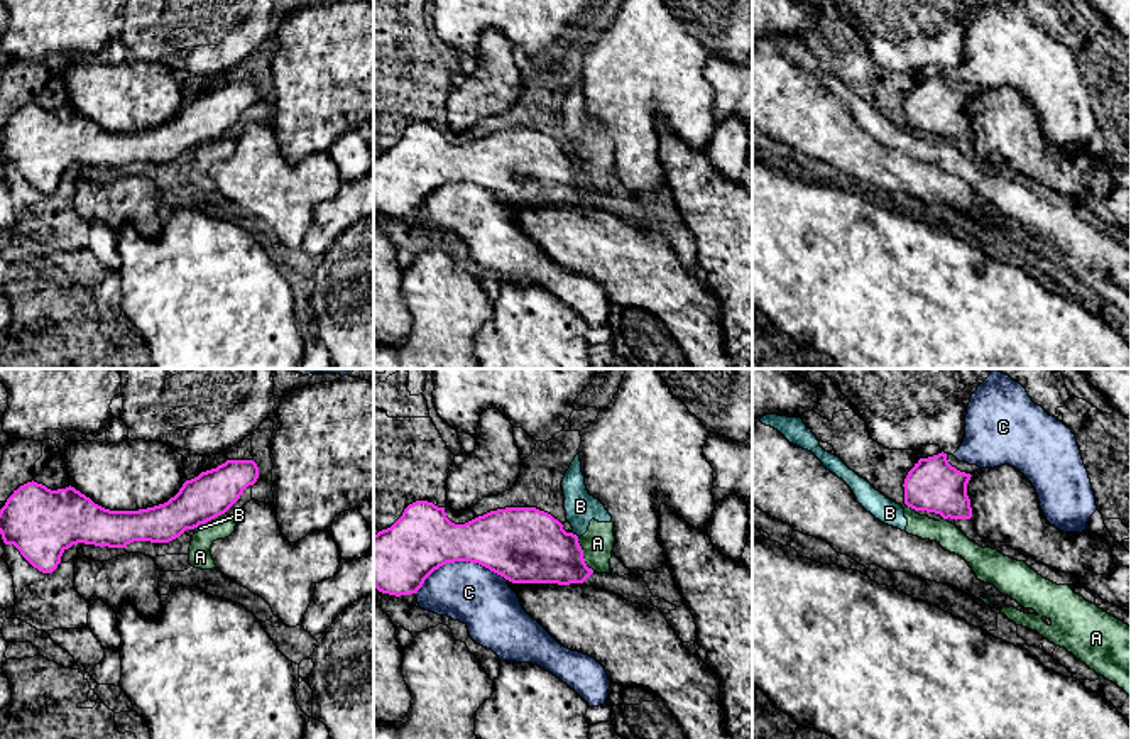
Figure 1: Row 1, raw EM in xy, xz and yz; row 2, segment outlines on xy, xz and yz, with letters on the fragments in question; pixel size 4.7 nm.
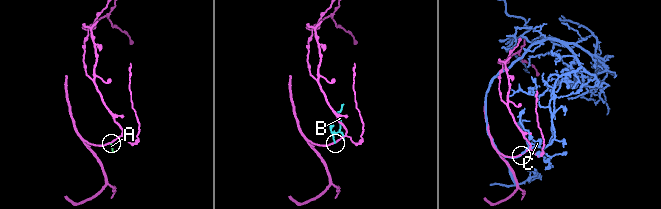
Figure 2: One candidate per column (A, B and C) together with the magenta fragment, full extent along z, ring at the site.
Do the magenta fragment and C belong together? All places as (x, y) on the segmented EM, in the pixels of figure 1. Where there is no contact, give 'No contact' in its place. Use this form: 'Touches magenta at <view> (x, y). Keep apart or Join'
Touches magenta at xz (458, 560). Keep apart

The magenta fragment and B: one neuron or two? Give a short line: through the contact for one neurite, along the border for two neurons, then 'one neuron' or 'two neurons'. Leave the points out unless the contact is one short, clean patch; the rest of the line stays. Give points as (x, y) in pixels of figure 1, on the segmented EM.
line xz (572, 533), (579, 536); two neurons

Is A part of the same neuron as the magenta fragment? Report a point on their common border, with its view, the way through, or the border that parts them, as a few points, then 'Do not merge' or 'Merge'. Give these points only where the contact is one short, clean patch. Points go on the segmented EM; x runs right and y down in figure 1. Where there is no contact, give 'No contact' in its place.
Touches magenta at xz (582, 555). Boundary: xz (577, 538), (584, 562), (594, 570). Do not merge

